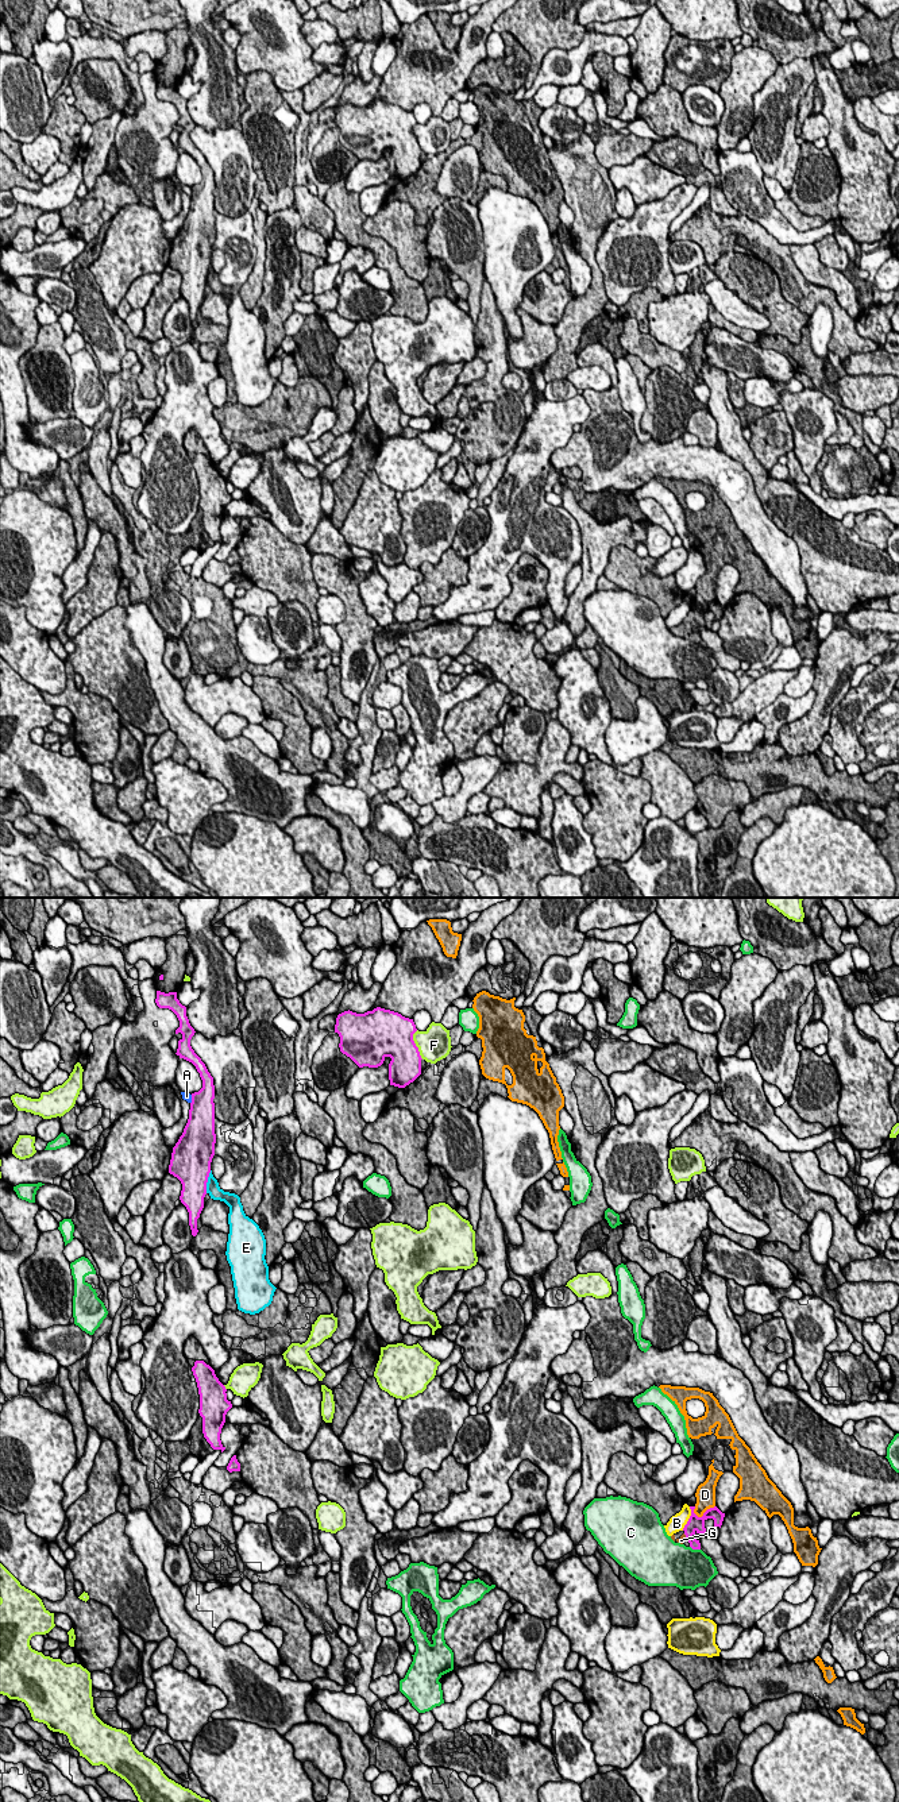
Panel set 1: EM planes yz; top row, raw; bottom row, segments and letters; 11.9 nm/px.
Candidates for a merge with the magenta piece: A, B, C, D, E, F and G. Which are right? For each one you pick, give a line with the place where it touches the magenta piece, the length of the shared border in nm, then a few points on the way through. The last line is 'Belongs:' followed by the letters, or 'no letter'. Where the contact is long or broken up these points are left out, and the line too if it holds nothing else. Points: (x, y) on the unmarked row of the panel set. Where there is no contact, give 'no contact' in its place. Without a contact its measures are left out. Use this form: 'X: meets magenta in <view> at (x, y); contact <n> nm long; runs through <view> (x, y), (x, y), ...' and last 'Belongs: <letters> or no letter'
G: meets magenta in yz at (685, 626); contact 60 nm long; runs through yz (694, 616), (685, 626), (680, 633)
Belongs: G

